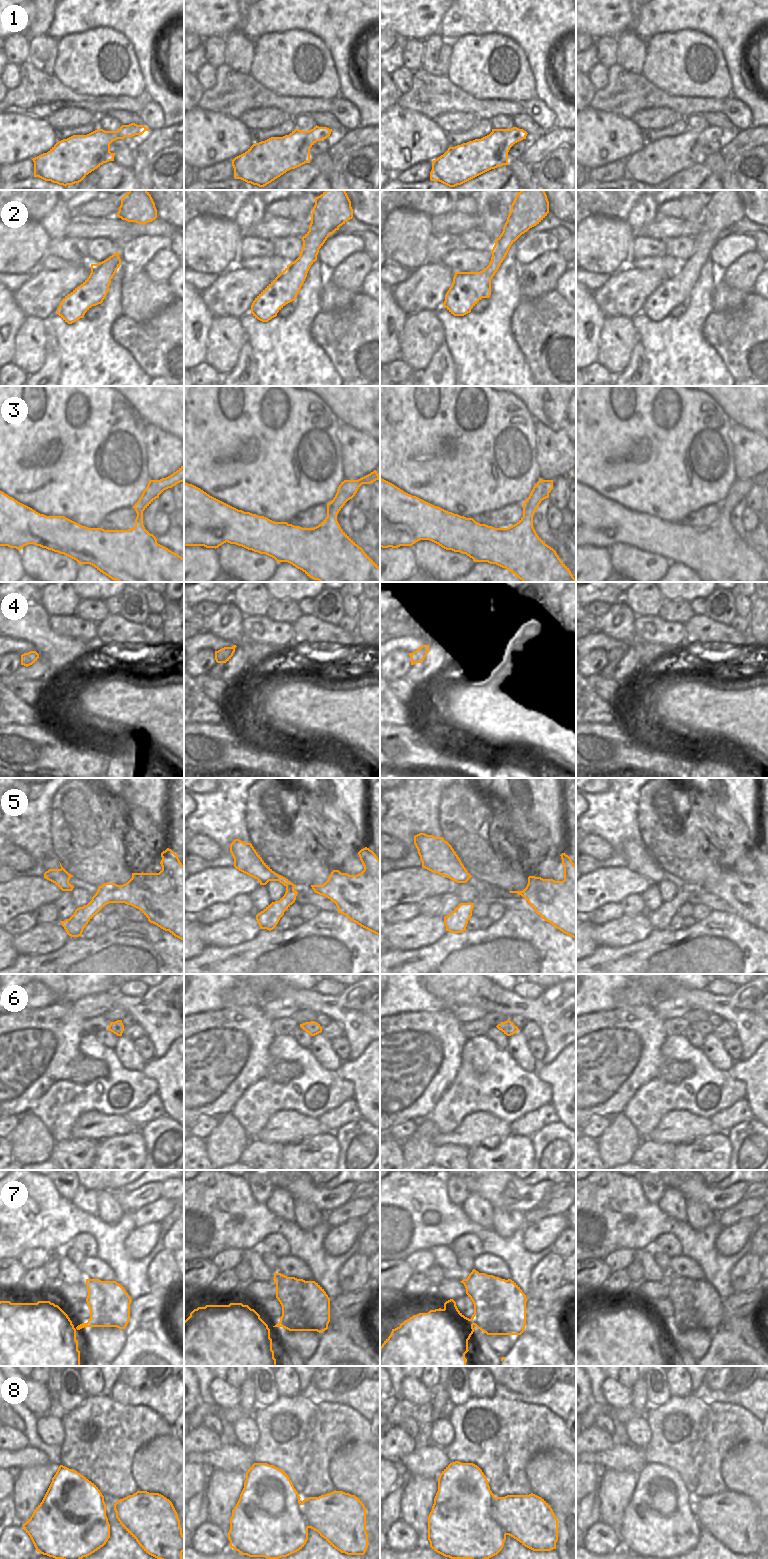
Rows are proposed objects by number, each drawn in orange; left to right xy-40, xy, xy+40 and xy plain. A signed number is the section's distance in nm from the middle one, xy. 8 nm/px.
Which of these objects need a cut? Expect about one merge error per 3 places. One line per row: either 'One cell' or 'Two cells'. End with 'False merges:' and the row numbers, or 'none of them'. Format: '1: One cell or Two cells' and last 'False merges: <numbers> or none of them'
1: One cell
2: One cell
3: One cell
4: One cell
5: Two cells
6: One cell
7: One cell
8: One cell
False merges: 5

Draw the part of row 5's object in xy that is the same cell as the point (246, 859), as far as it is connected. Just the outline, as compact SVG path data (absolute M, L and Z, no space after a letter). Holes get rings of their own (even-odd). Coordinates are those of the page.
M235 839L230 844L230 852L234 858L234 867L257 879L260 885L266 885L269 881L279 881L286 887L294 885L285 877L275 873L262 860L251 843L245 843L239 839Z

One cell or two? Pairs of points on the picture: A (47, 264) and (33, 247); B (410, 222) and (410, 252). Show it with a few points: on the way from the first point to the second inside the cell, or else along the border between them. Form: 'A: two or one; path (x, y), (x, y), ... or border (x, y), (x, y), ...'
A: two; border (47, 254), (39, 266)
B: one; path (410, 229), (410, 245)

